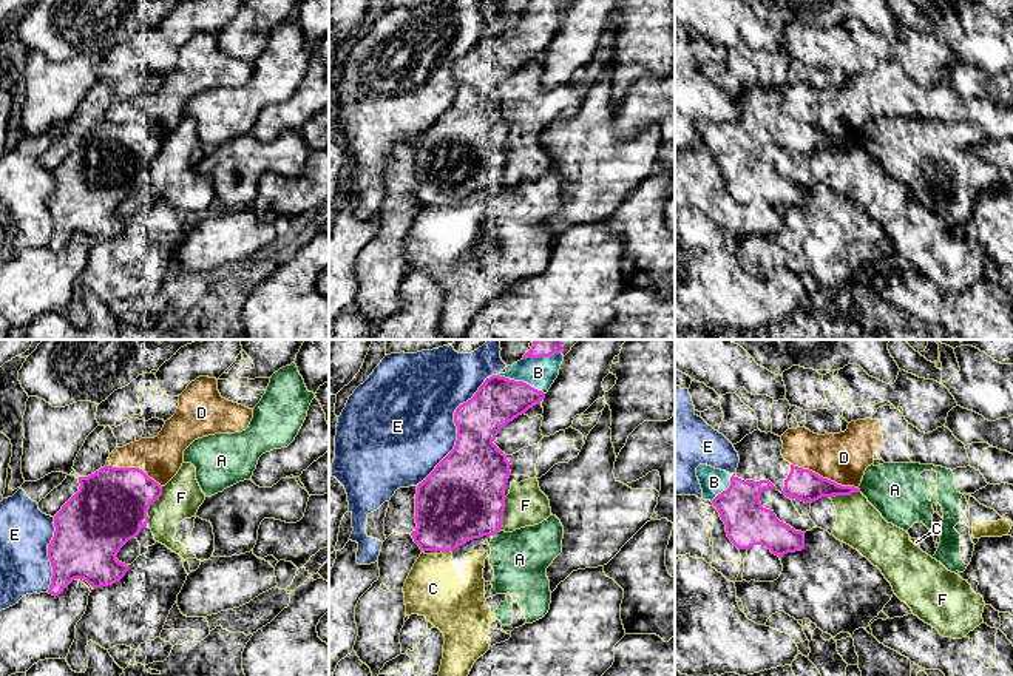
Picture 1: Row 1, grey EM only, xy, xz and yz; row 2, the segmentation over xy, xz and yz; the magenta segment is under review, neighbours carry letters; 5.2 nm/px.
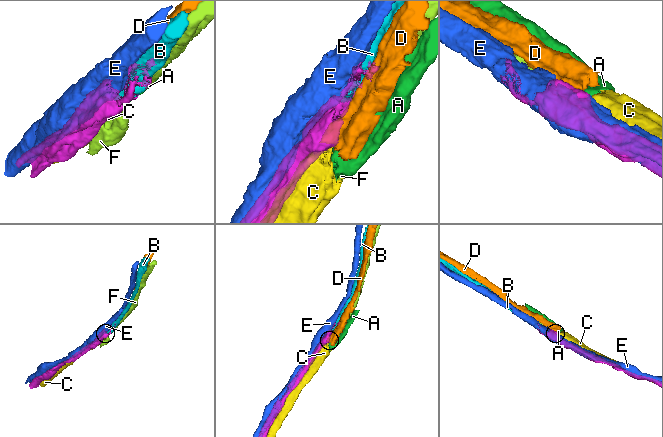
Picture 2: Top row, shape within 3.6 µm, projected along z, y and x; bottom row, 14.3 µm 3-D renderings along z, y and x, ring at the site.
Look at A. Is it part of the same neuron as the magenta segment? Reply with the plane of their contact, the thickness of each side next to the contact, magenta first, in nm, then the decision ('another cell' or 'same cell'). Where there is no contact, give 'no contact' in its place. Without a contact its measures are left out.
meets magenta in xz; 420 nm thick on the magenta side, 300 nm on the other; another cell

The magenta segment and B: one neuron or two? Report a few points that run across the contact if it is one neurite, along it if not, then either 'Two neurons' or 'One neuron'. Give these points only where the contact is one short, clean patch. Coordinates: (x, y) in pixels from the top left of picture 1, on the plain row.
One neuron

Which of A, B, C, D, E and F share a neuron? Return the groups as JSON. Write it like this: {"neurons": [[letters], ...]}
{"neurons": [["A", "C"], ["B"], ["D"], ["E"], ["F"]]}

